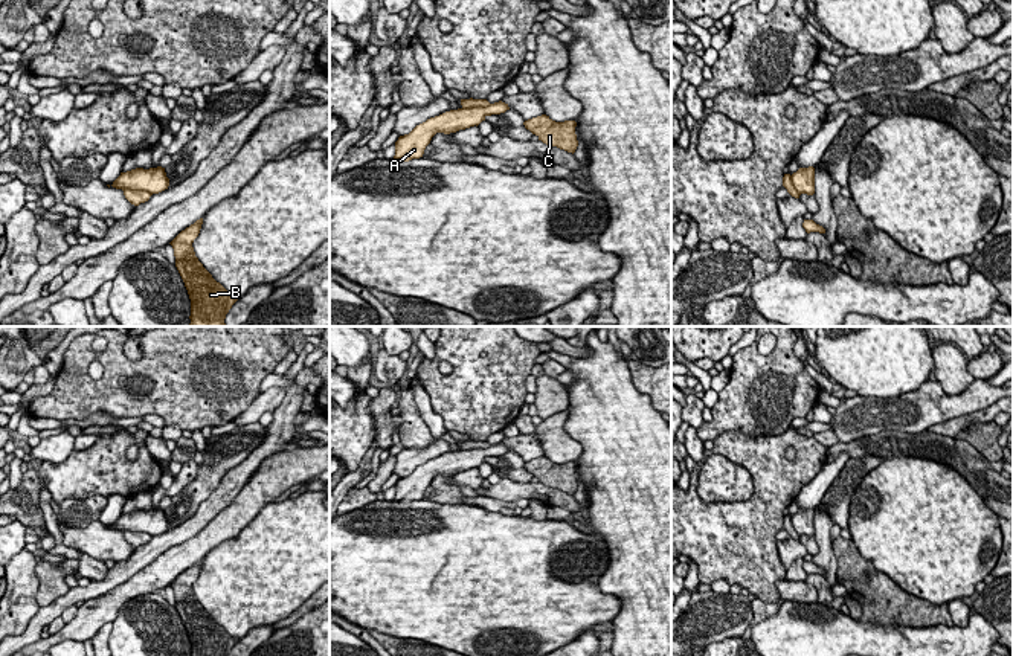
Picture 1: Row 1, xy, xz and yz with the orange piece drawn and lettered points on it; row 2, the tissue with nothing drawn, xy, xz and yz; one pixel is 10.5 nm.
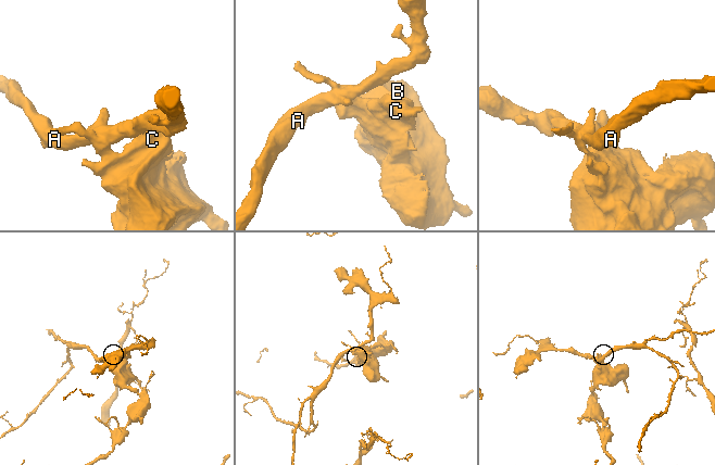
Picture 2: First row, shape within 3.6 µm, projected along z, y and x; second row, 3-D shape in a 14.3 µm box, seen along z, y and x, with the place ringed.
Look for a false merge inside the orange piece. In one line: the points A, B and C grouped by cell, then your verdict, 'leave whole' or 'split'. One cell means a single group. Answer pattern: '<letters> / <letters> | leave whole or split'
A / B C | split

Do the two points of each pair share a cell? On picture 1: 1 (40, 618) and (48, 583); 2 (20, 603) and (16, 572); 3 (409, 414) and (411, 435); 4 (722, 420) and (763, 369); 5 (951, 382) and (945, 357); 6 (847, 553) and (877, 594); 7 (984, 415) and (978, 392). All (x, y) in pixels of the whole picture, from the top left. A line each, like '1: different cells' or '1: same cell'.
1: different cells
2: same cell
3: same cell
4: same cell
5: same cell
6: same cell
7: different cells

